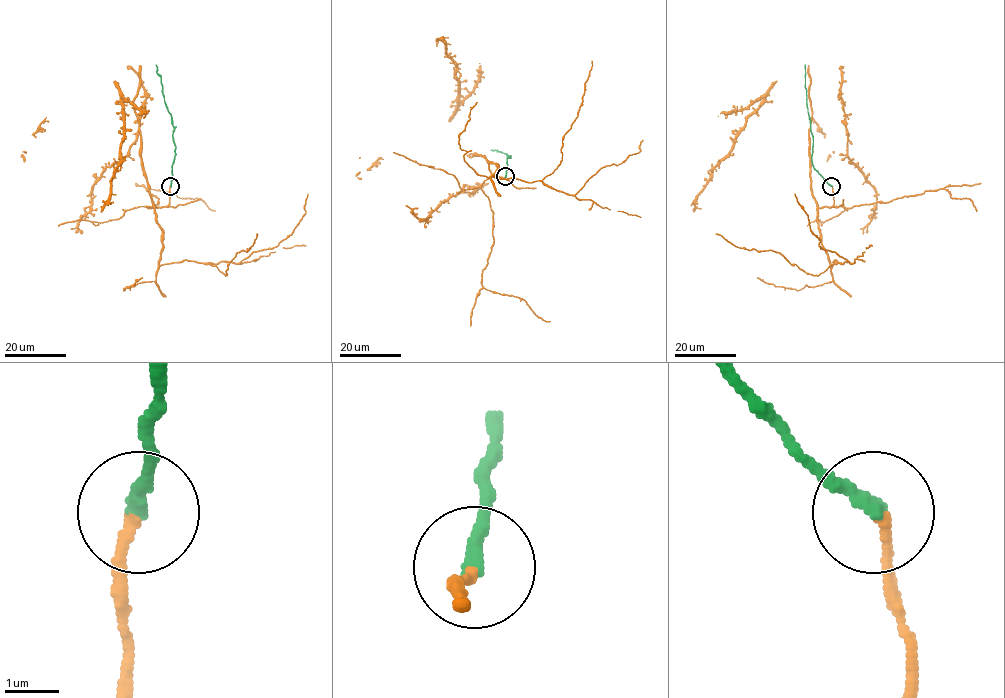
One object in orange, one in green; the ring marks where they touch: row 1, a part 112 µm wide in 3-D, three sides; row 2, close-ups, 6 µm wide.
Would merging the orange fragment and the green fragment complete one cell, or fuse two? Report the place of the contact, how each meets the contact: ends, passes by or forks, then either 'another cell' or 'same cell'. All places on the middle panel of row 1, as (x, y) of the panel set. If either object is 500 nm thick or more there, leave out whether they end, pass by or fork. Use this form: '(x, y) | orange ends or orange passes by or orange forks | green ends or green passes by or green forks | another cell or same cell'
(505, 176) | orange ends | green ends | same cell

